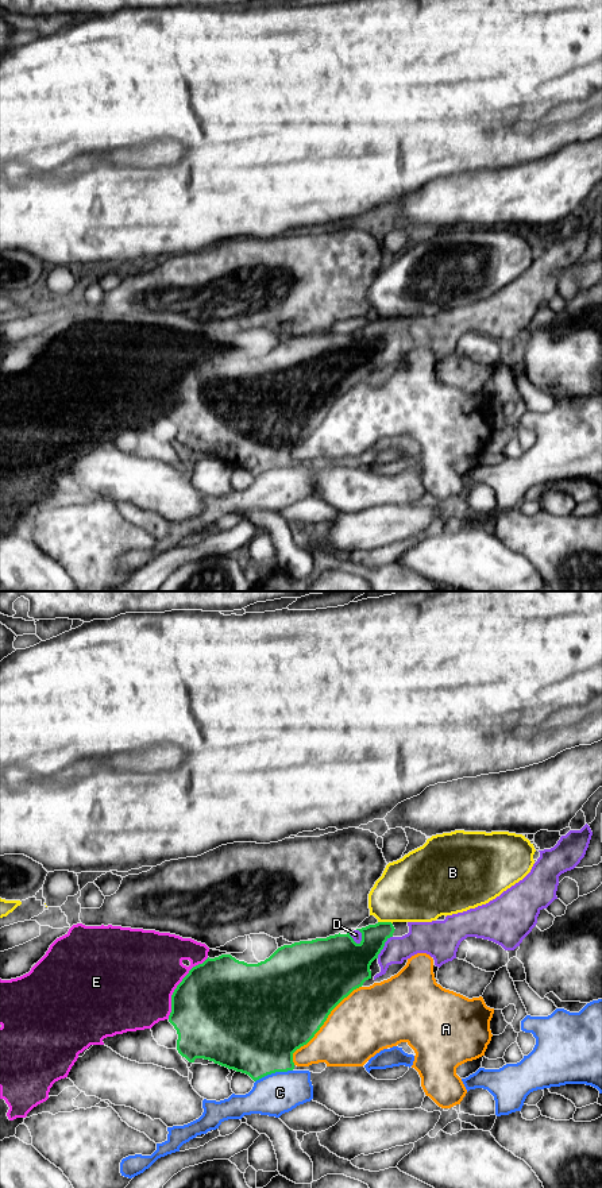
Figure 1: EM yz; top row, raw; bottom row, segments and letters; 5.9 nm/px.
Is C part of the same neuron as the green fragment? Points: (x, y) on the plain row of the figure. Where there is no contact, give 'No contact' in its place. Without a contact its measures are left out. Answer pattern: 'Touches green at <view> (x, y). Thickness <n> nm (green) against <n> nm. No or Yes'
Touches green at yz (273, 467). Thickness 480 nm (green) against 240 nm. No

